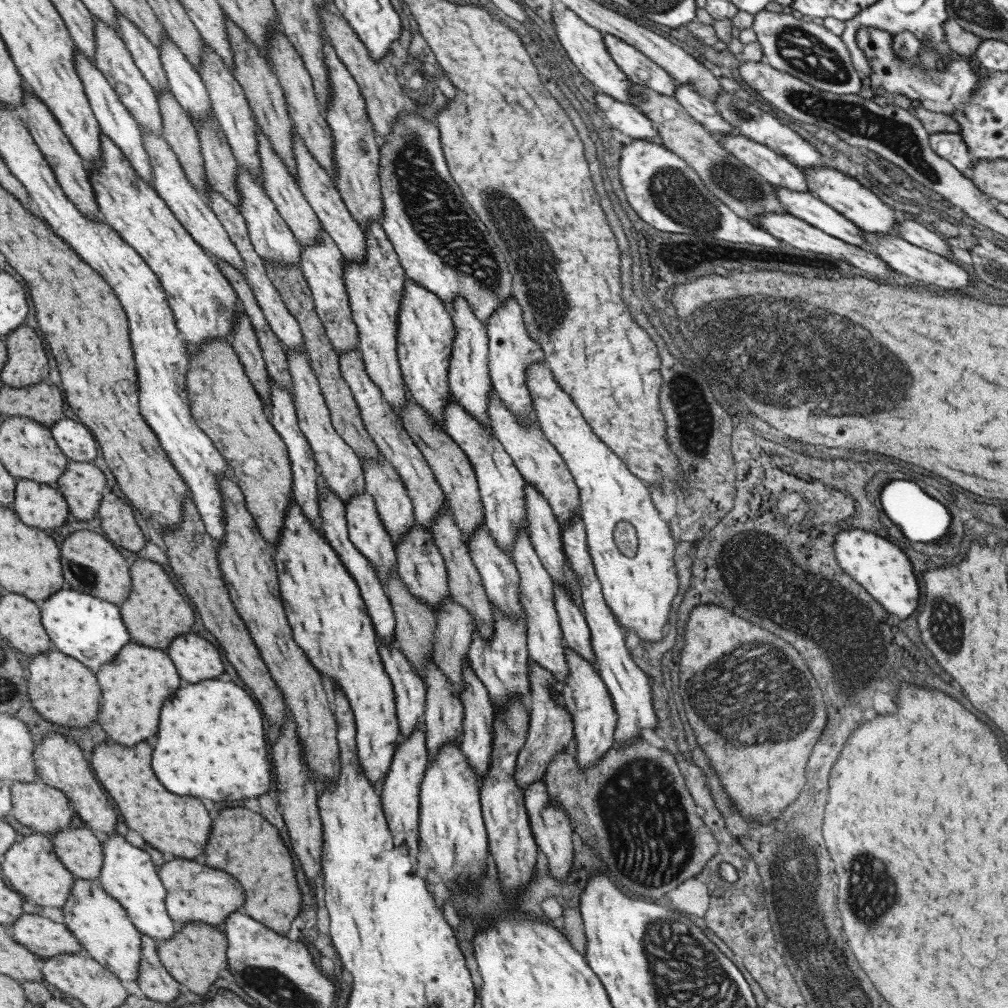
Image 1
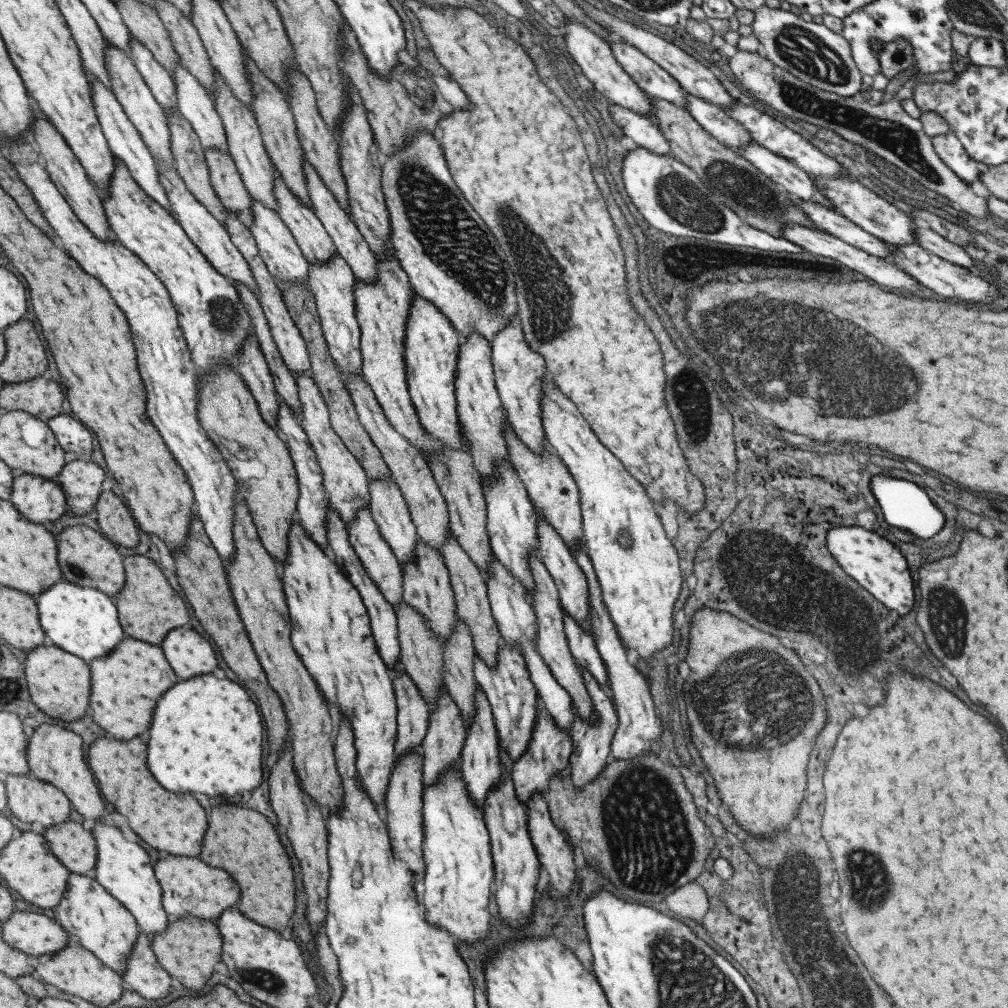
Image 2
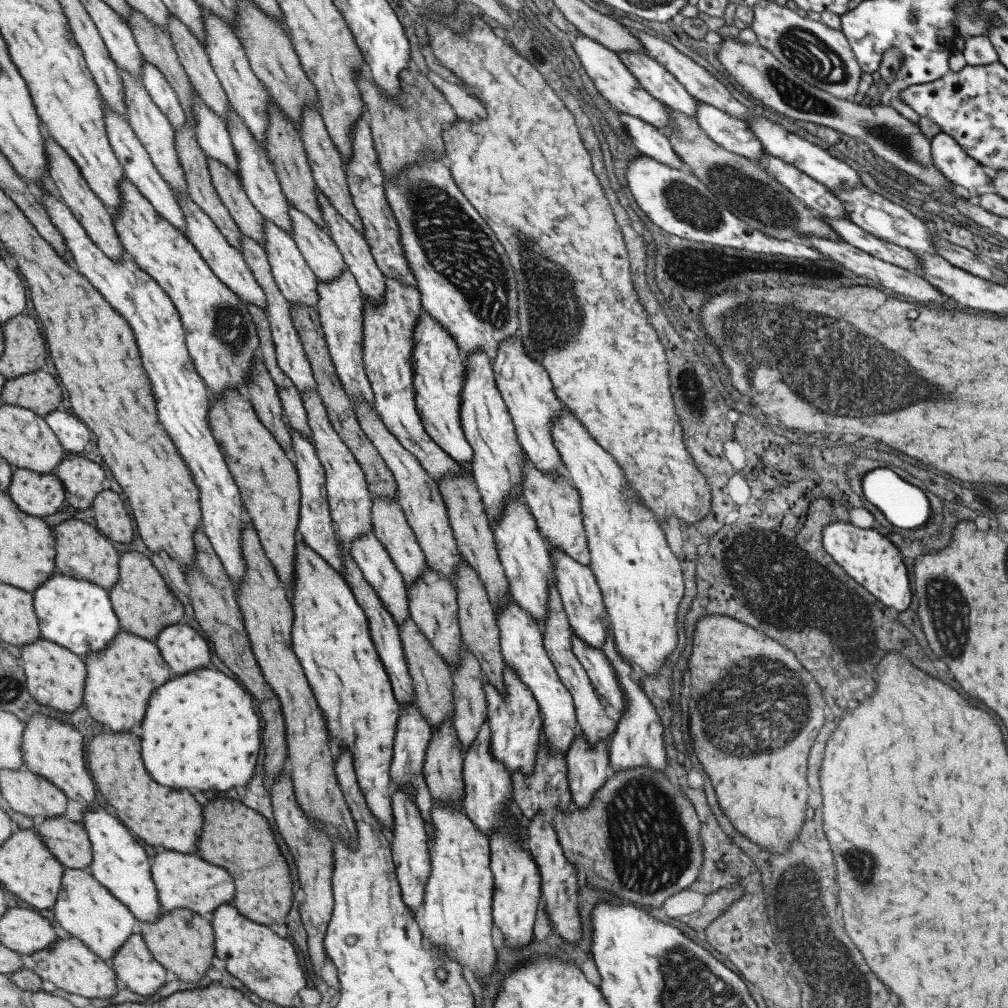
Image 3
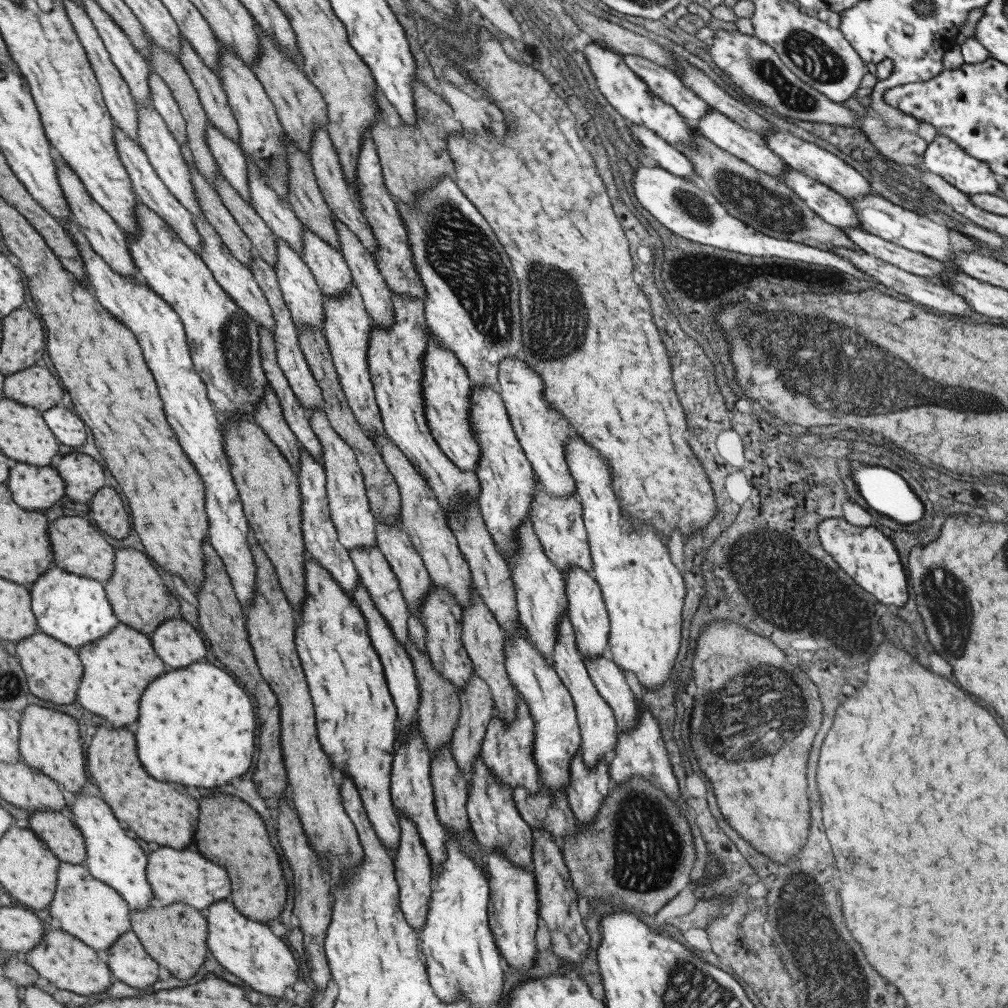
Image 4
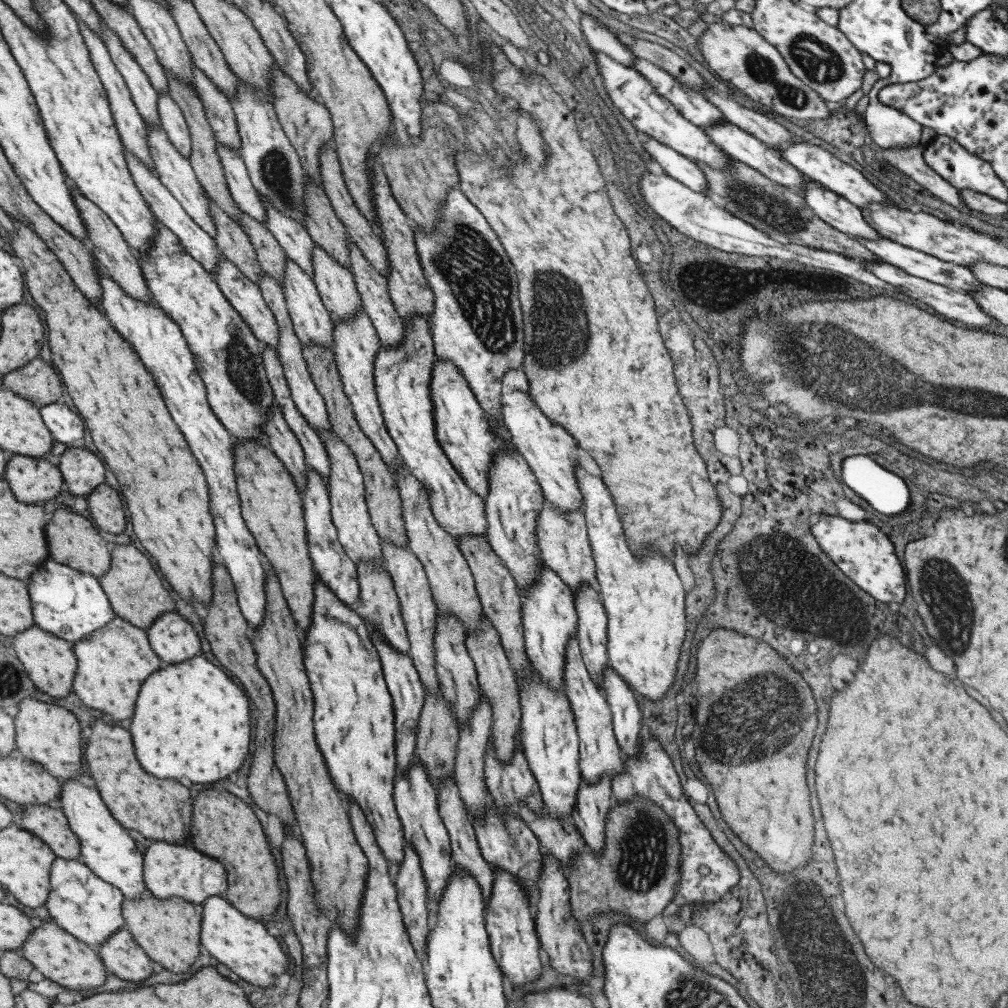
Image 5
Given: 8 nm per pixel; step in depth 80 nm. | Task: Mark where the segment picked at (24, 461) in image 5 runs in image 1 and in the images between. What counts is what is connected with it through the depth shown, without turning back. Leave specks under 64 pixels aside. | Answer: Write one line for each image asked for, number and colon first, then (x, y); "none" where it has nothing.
1: (41, 506)
2: (39, 500)
3: (40, 495)
4: (34, 488)

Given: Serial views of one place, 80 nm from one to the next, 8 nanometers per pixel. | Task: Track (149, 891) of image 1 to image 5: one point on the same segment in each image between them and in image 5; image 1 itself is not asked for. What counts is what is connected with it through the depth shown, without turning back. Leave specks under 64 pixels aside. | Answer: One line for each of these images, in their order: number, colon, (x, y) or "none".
2: (124, 870)
3: (118, 863)
4: (110, 857)
5: (105, 848)

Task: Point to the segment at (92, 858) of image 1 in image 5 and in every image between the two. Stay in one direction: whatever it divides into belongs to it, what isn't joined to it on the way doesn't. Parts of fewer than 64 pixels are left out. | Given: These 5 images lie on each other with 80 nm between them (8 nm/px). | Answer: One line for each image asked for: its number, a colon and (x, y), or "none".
2: (75, 848)
3: (66, 840)
4: (62, 837)
5: (47, 822)

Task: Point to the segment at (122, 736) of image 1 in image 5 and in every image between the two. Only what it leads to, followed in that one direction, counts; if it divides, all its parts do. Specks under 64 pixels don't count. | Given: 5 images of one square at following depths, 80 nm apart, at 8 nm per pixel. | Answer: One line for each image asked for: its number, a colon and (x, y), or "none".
2: (124, 684)
3: (120, 678)
4: (117, 667)
5: (112, 661)

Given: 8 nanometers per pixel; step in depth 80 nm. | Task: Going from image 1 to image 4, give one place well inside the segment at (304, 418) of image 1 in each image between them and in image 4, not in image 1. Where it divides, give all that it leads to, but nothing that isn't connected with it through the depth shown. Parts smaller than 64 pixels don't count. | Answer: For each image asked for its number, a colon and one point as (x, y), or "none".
2: (344, 481)
3: (349, 502)
4: (348, 506)

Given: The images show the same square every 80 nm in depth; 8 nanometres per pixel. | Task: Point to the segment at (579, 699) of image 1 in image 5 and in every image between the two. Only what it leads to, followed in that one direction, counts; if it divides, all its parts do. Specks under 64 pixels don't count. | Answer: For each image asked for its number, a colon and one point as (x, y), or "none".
2: (590, 749)
3: (587, 767)
4: (587, 786)
5: (588, 815)

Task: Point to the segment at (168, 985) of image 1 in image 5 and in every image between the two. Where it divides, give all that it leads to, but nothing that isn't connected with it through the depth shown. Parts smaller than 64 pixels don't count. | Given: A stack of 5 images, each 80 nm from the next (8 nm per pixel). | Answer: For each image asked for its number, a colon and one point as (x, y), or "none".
2: (143, 973)
3: (133, 964)
4: (127, 961)
5: (120, 955)

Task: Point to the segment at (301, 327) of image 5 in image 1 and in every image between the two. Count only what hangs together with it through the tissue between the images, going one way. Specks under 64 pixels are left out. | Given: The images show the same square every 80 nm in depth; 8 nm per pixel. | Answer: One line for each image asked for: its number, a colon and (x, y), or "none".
1: (271, 238)
2: (279, 252)
3: (295, 280)
4: (300, 292)

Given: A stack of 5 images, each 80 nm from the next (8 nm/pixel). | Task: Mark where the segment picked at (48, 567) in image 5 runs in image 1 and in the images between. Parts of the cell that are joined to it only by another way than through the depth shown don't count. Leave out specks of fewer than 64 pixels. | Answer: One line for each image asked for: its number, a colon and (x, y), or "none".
1: (89, 629)
2: (83, 622)
3: (77, 615)
4: (72, 609)

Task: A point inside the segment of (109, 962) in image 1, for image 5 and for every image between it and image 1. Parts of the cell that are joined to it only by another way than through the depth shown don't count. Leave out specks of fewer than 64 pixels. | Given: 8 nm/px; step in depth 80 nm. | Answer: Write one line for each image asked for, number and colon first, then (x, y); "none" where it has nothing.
2: (103, 926)
3: (88, 911)
4: (87, 909)
5: (88, 908)

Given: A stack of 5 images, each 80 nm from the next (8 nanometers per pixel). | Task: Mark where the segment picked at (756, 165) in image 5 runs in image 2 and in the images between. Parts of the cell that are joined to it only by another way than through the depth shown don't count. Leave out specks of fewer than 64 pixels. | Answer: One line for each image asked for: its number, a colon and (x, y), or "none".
2: (712, 119)
3: (732, 134)
4: (746, 145)

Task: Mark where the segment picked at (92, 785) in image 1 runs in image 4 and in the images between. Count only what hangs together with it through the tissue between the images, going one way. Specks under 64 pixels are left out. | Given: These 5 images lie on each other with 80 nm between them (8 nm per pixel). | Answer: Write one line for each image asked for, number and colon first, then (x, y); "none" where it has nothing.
2: (53, 754)
3: (54, 750)
4: (48, 741)

